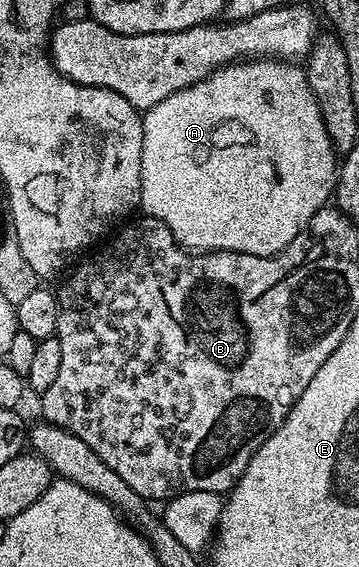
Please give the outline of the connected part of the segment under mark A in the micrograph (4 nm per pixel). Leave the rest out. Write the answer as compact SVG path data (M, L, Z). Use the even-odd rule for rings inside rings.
M250 58L245 62L226 64L223 68L216 69L208 78L182 90L176 90L176 94L164 98L164 102L145 109L142 116L142 133L144 134L142 180L150 180L150 188L154 188L154 204L158 204L158 184L166 184L166 176L170 176L170 188L174 188L174 184L182 180L182 192L186 192L186 176L190 176L190 180L198 180L198 184L202 184L202 180L222 180L222 184L226 184L226 204L230 204L230 192L234 192L234 218L242 218L244 242L246 242L244 250L248 250L248 254L275 256L277 252L284 250L284 246L288 246L292 238L300 234L308 218L312 218L316 210L327 207L334 191L336 183L334 144L330 141L330 135L324 126L320 106L308 86L305 71L294 62L283 62L277 58Z

